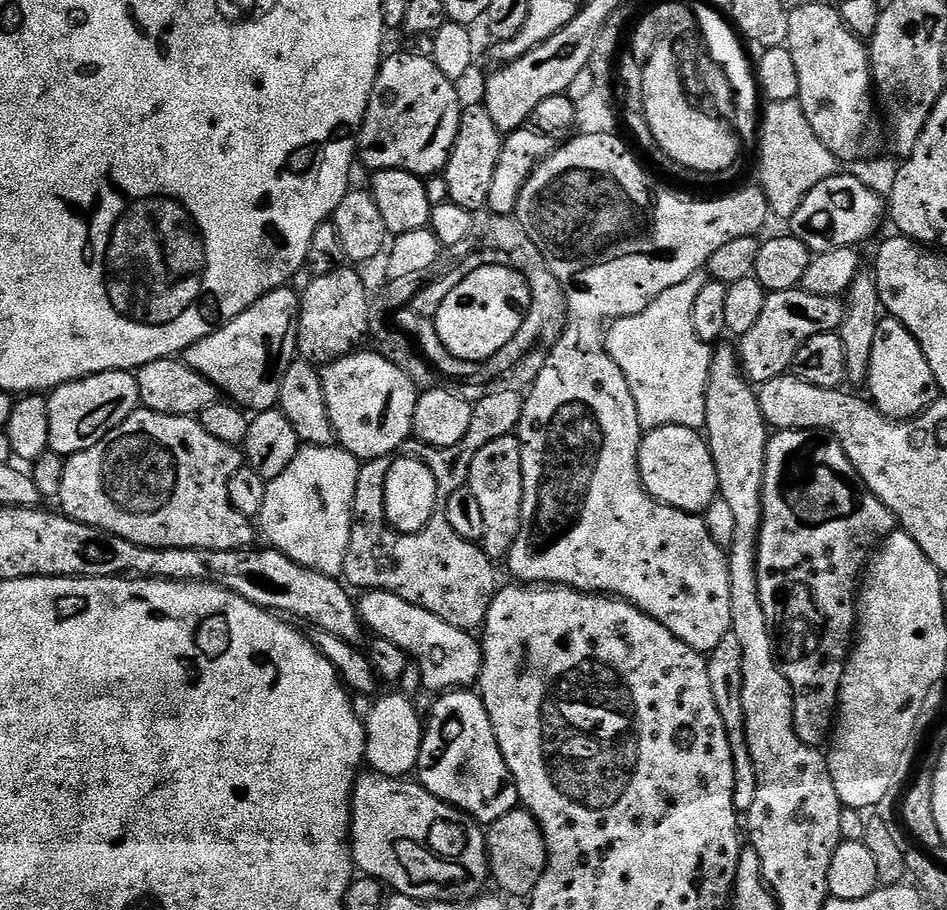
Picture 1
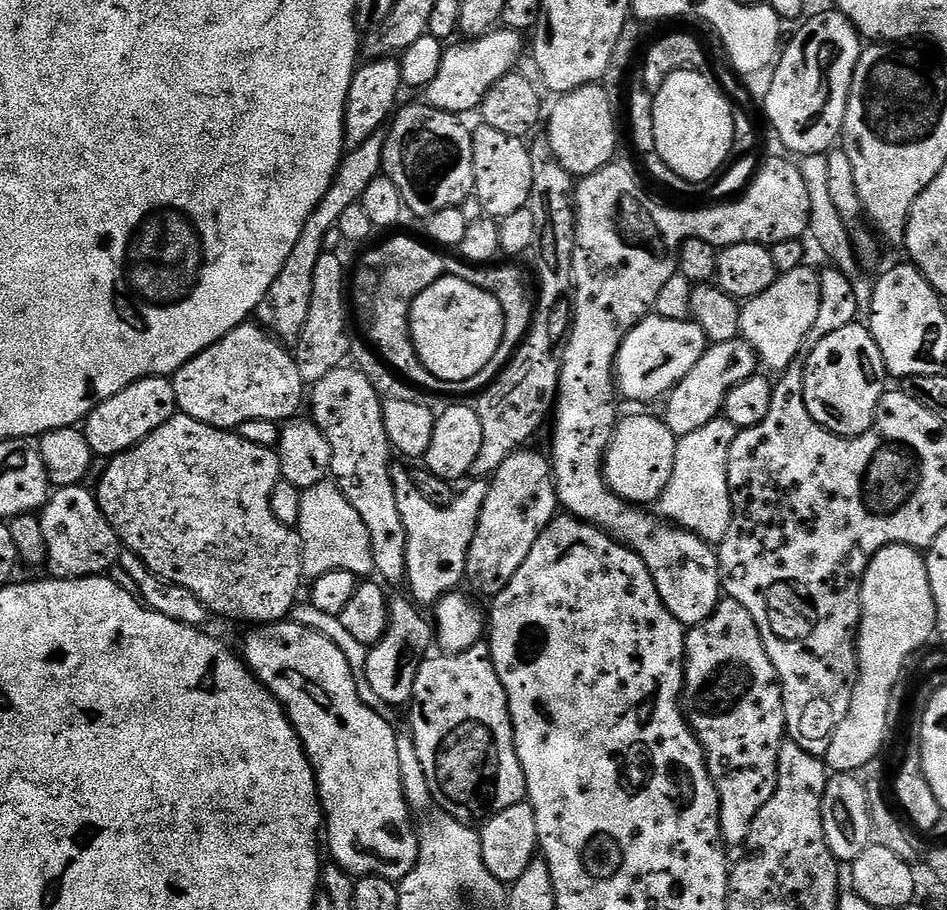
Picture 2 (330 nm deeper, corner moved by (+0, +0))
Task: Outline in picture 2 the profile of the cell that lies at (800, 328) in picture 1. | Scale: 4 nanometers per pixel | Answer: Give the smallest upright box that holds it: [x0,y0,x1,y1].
[663,338,758,438]

